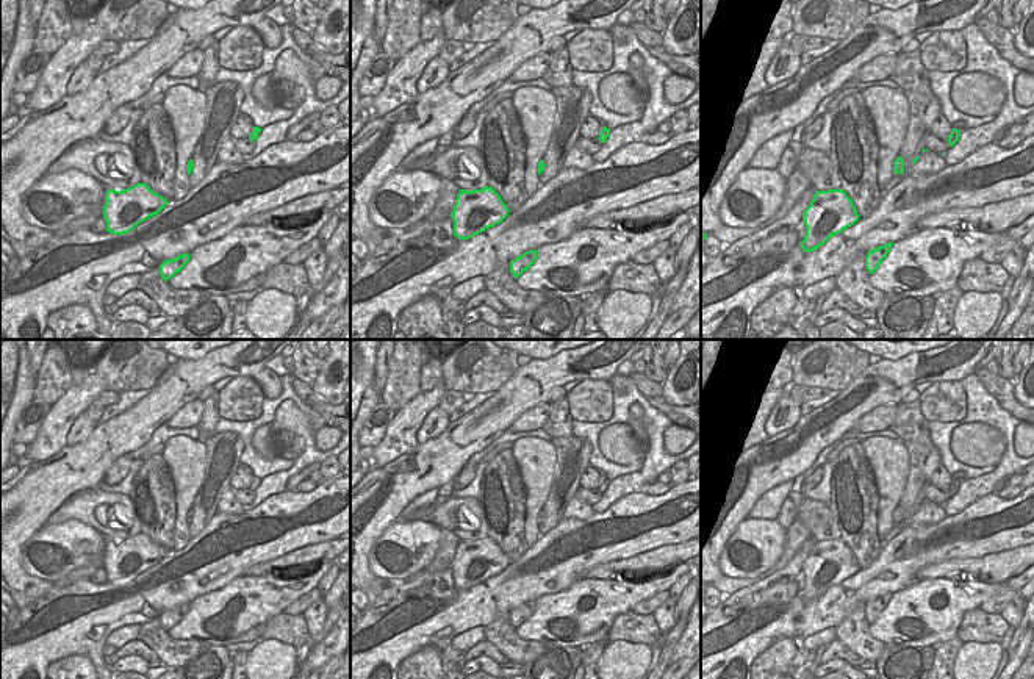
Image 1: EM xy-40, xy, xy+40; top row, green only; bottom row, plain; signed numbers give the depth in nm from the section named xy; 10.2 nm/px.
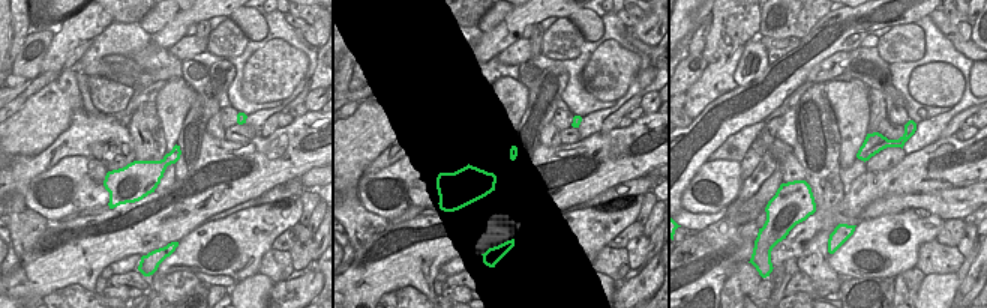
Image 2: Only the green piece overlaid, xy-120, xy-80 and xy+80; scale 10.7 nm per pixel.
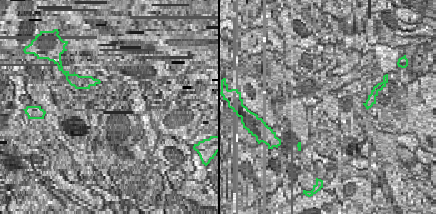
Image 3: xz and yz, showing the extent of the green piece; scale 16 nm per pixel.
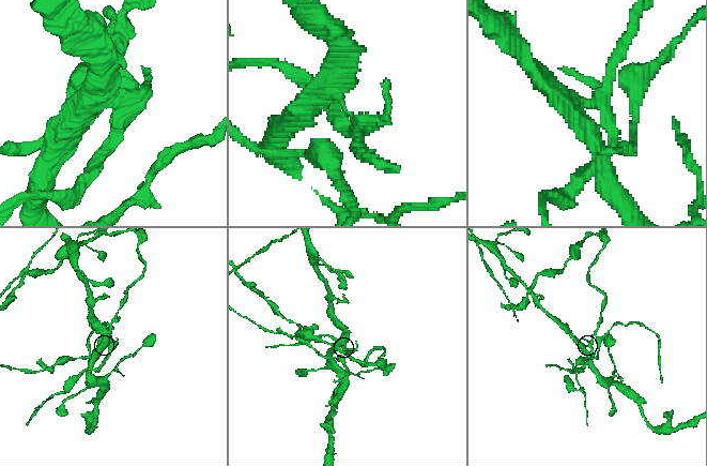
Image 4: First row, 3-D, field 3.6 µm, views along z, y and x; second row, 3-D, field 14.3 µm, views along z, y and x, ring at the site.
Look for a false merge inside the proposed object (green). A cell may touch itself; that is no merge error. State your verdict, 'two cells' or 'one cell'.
two cells

